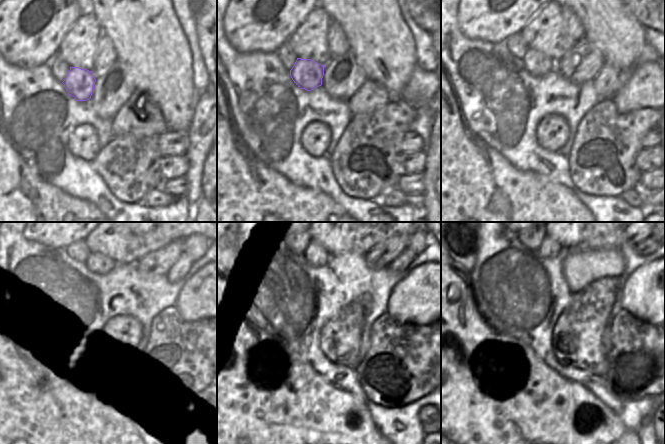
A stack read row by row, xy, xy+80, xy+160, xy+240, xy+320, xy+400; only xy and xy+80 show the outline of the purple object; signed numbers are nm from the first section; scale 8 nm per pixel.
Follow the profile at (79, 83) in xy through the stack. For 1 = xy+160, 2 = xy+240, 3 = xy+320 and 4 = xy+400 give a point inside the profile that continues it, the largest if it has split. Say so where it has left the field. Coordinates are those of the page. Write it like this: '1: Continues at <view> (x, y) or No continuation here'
1: Continues at xy+160 (538, 64)
2: Continues at xy+240 (96, 263)
3: Continues at xy+320 (316, 256)
4: Continues at xy+400 (548, 248)

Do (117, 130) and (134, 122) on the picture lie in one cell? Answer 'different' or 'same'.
same

